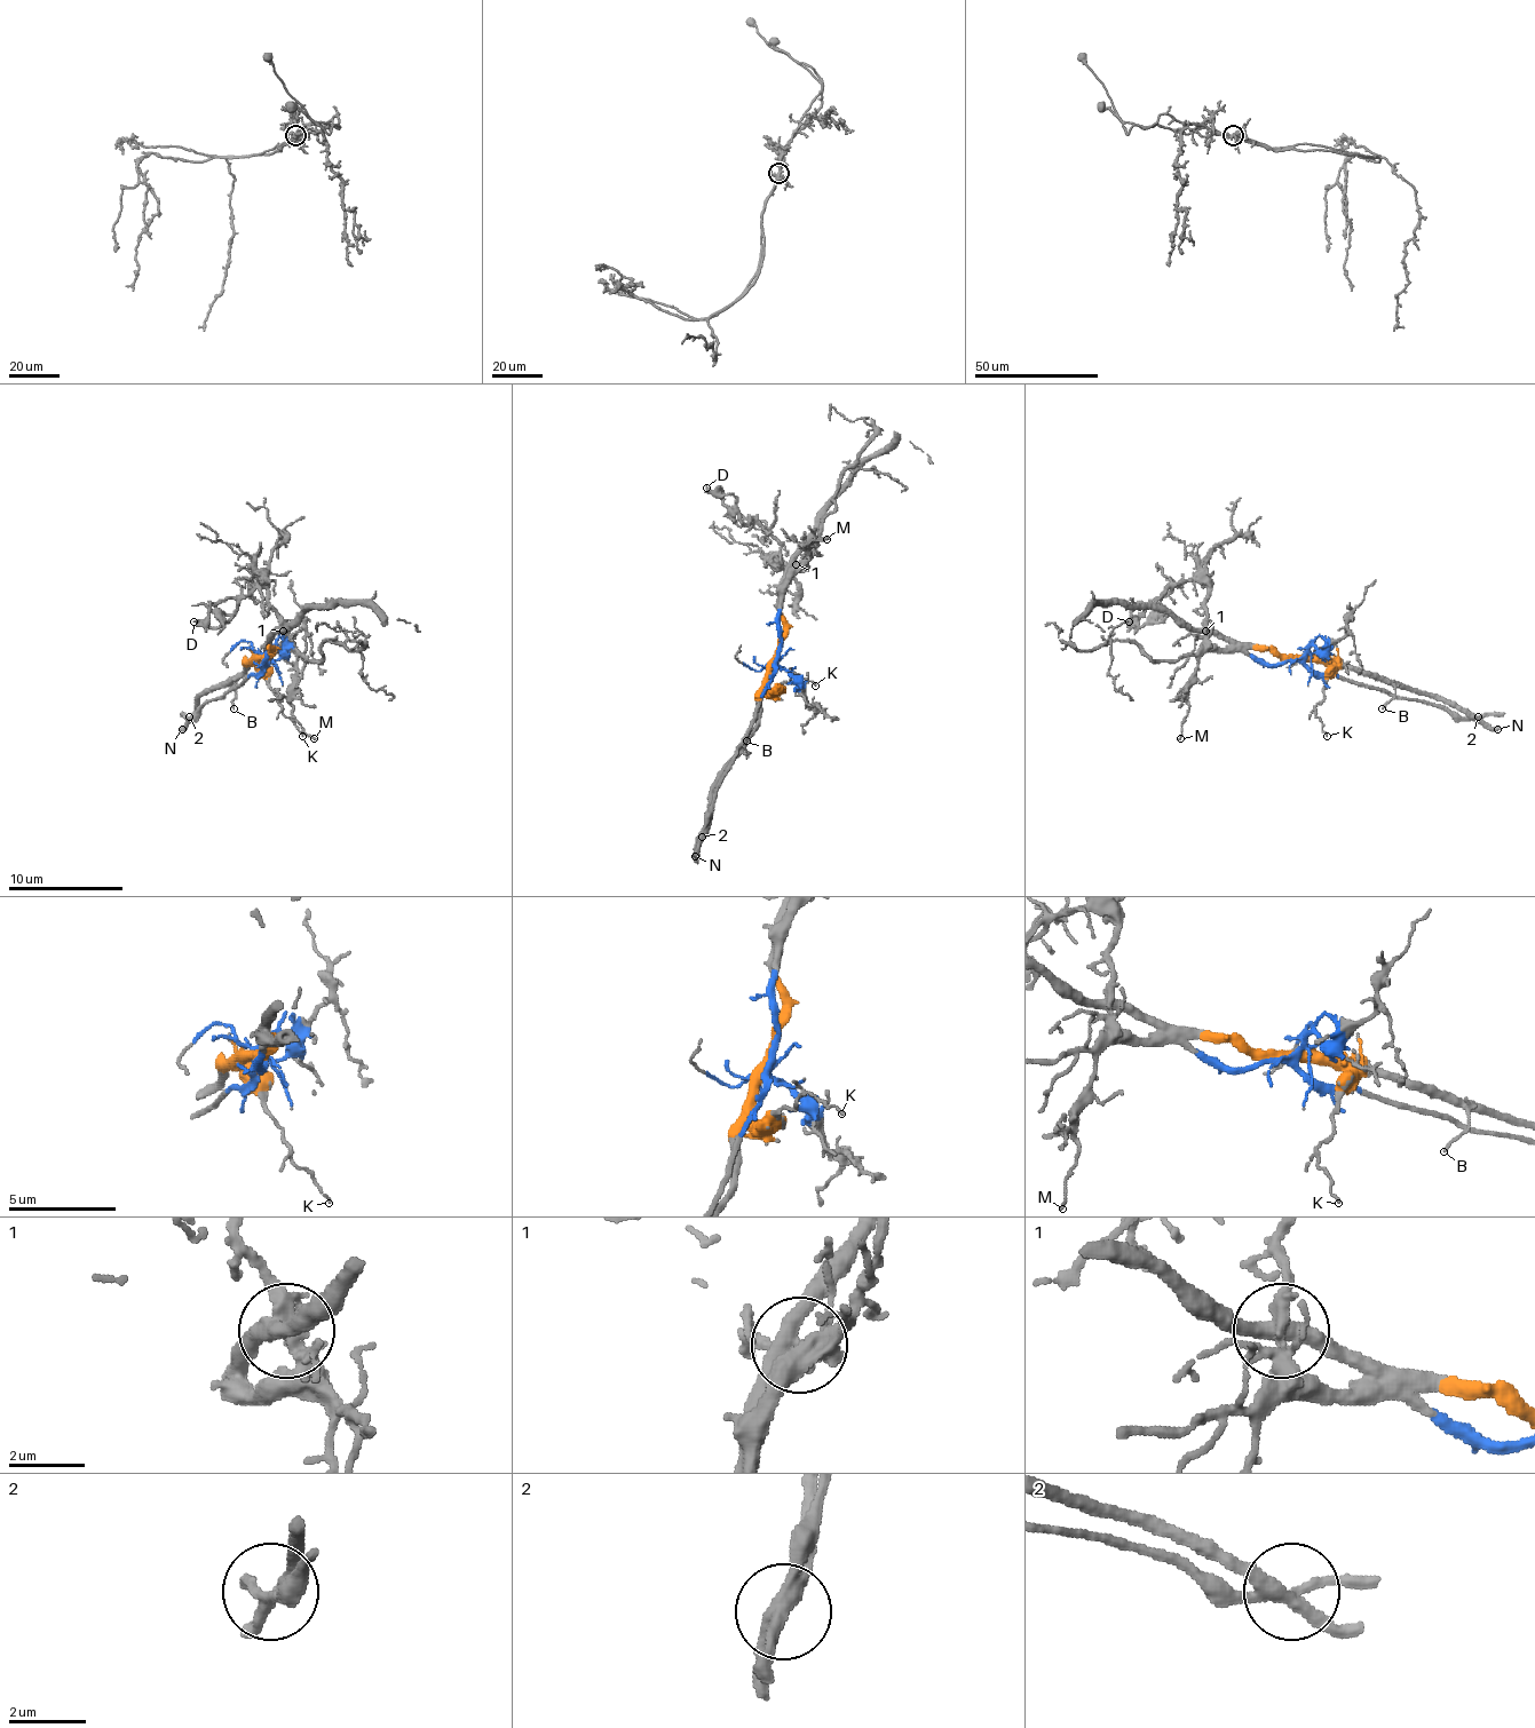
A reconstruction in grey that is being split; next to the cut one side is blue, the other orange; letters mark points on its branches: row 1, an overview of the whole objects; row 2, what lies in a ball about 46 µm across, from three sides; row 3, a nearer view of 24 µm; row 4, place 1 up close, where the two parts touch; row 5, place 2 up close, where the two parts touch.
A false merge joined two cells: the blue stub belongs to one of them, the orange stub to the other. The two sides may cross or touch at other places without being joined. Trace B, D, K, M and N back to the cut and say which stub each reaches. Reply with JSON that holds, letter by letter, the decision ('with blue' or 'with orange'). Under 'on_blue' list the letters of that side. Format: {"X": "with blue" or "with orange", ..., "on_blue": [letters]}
{"B": "with orange", "D": "with blue", "K": "with orange", "M": "with blue", "N": "with orange", "on_blue": ["D", "M"]}

